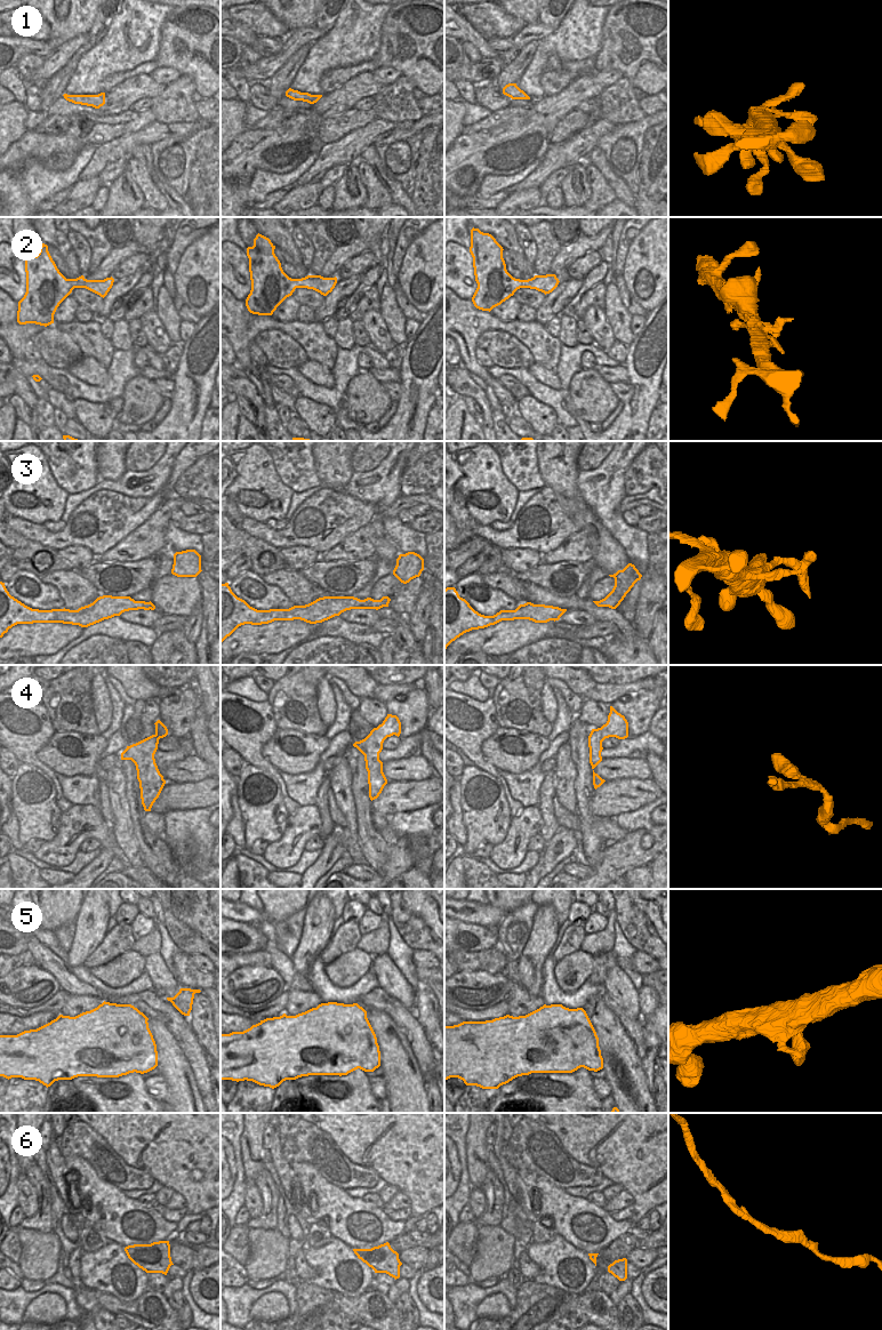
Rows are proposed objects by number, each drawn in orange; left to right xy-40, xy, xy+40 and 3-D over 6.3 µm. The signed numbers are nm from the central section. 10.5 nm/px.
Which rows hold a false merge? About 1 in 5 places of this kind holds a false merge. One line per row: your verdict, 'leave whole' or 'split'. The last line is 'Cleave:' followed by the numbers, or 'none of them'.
1: leave whole
2: leave whole
3: leave whole
4: leave whole
5: leave whole
6: leave whole
Cleave: none of them

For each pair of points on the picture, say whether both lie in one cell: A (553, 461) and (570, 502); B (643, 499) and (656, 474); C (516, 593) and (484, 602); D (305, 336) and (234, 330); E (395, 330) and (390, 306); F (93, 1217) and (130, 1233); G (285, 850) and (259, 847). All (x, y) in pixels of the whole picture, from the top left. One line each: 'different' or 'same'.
A: same
B: different
C: different
D: same
E: same
F: same
G: different

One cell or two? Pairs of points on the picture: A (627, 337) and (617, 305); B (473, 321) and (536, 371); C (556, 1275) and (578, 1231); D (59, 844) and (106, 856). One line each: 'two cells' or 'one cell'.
A: one cell
B: two cells
C: two cells
D: two cells

